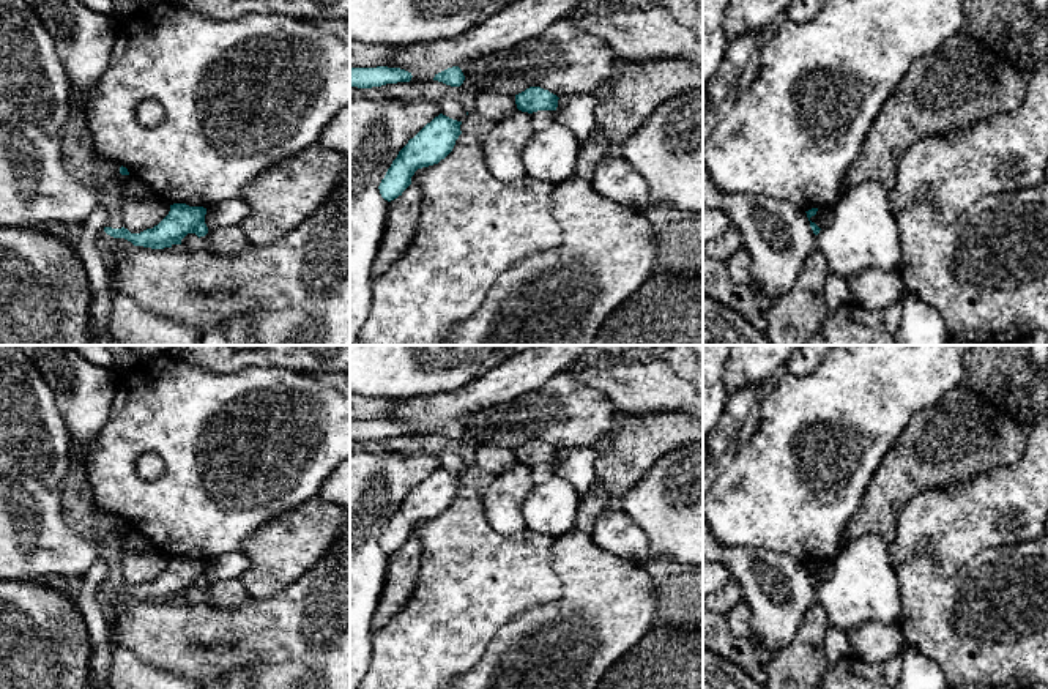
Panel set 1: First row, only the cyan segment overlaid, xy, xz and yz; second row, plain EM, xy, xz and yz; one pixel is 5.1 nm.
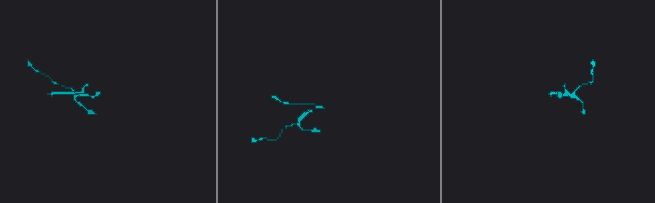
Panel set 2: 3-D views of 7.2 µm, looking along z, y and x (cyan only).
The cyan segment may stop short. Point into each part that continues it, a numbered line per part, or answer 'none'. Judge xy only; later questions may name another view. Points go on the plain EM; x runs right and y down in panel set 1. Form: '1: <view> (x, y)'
none

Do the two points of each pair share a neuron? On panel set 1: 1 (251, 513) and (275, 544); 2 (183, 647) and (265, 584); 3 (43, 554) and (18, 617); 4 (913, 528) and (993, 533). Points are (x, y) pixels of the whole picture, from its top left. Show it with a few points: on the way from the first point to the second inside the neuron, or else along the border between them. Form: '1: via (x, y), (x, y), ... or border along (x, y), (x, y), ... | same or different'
1: border along (295, 508), (267, 521), (238, 551) | different
2: border along (287, 587), (268, 596), (251, 598) | different
3: border along (16, 579), (41, 579), (44, 582) | different
4: via (933, 528), (973, 528) | same

